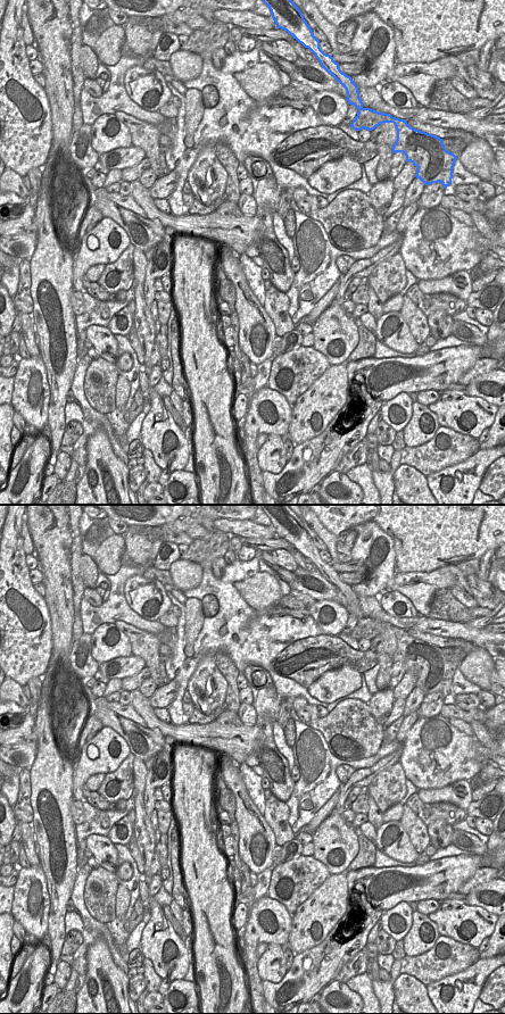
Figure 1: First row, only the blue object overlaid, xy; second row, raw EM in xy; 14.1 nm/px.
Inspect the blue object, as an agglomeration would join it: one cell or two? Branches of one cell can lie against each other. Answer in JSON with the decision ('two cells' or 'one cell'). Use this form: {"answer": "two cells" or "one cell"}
{"answer": "two cells"}

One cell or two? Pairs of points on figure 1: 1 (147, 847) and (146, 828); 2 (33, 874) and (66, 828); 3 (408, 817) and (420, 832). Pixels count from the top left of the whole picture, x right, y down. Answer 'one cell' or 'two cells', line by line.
1: one cell
2: two cells
3: one cell

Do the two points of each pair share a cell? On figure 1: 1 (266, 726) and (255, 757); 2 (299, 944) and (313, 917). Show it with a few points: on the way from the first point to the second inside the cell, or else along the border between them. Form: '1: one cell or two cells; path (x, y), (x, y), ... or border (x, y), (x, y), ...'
1: one cell; path (266, 734), (266, 742), (261, 749)
2: one cell; path (303, 937), (309, 924)

